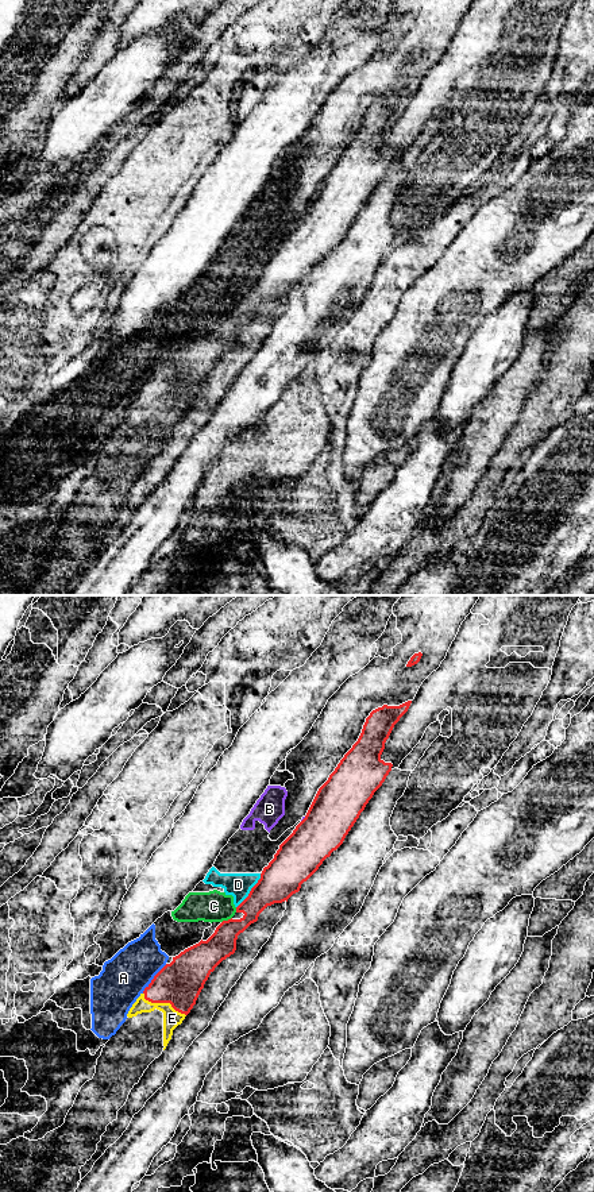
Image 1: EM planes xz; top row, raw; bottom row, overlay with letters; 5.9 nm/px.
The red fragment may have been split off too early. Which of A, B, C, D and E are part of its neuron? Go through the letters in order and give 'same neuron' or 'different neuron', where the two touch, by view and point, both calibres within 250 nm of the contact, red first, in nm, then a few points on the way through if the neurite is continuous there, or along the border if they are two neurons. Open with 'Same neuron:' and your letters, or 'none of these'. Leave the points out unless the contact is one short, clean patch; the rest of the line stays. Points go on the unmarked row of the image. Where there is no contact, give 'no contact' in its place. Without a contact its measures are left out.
Same neuron: none of these
A: different neuron; contact xz (153, 374); calibres 260 and 280 nm; border xz (166, 359), (142, 388)
B: different neuron; contact xz (303, 215); calibres 280 and 20 nm; border xz (305, 212), (301, 216)
C: different neuron; contact xz (226, 316); calibres 180 and 190 nm; border xz (231, 312), (222, 317)
D: different neuron; contact xz (250, 286); calibres 240 and 140 nm; border xz (261, 269), (249, 290), (236, 303)
E: different neuron; contact xz (162, 397); calibres 260 and 110 nm

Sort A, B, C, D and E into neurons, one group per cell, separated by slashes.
A B / C E / D

